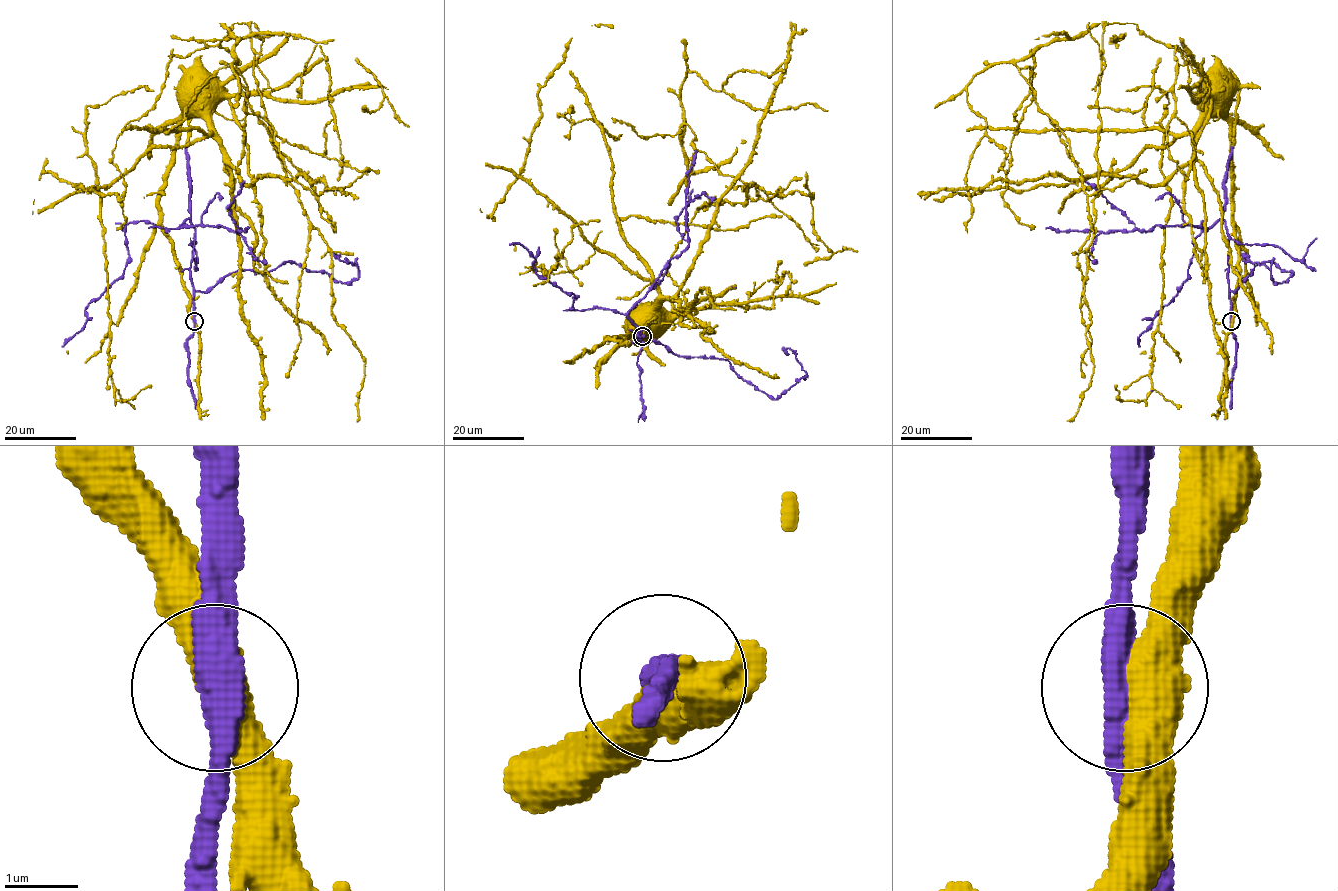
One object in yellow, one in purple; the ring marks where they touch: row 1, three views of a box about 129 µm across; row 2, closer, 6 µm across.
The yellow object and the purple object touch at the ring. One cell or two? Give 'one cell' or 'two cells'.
one cell

